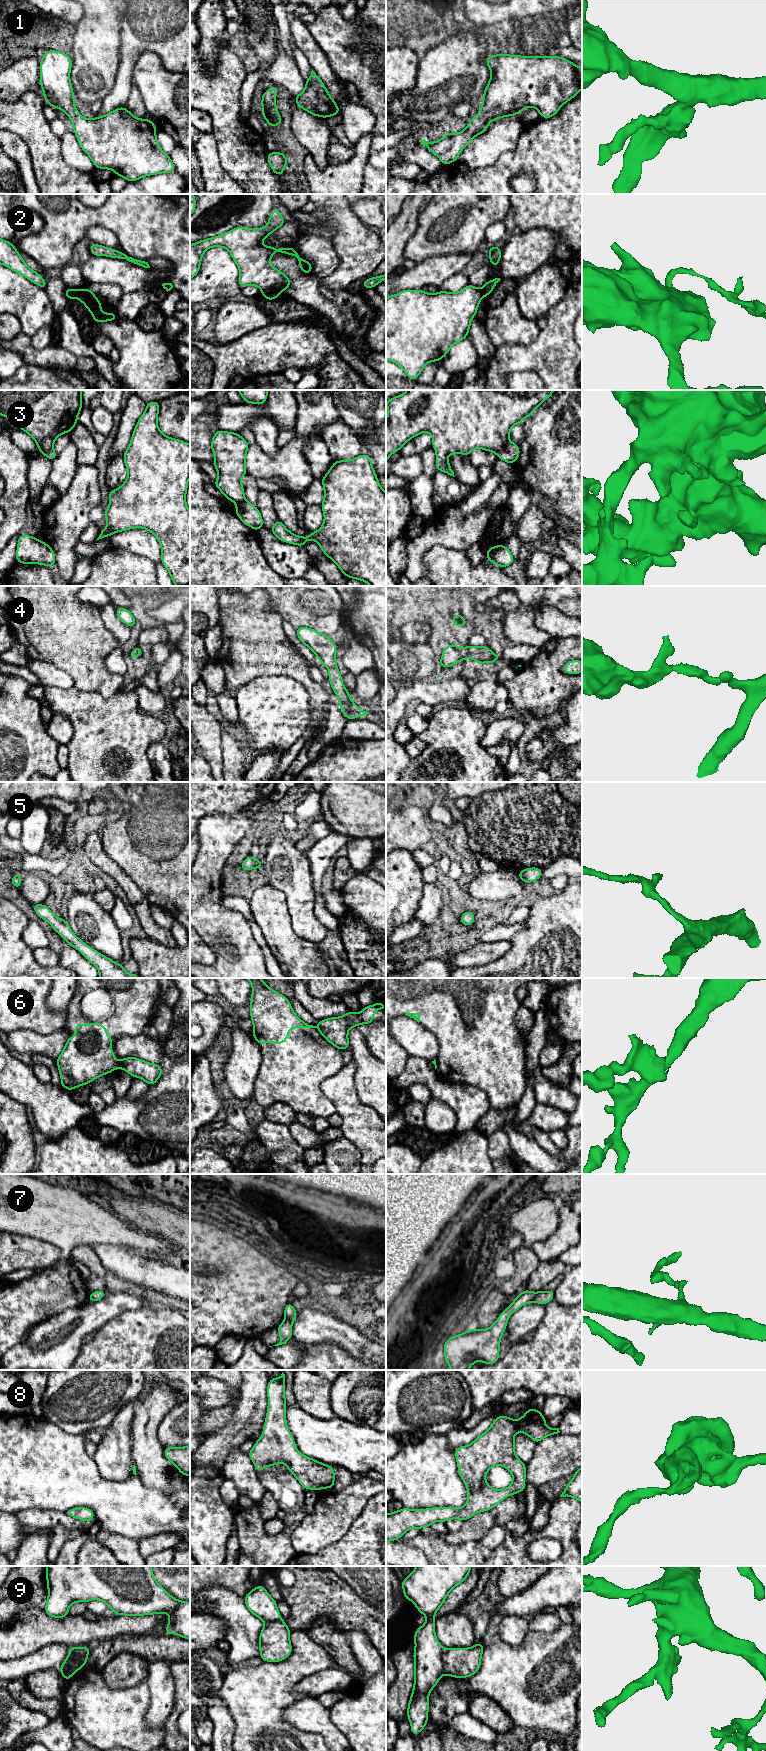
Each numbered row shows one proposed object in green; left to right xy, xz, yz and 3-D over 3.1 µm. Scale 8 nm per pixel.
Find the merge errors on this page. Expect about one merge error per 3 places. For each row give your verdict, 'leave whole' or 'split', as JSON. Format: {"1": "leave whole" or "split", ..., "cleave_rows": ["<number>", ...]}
{"1": "leave whole", "2": "split", "3": "split", "4": "leave whole", "5": "leave whole", "6": "split", "7": "split", "8": "leave whole", "9": "split", "cleave_rows": ["2", "3", "6", "7", "9"]}

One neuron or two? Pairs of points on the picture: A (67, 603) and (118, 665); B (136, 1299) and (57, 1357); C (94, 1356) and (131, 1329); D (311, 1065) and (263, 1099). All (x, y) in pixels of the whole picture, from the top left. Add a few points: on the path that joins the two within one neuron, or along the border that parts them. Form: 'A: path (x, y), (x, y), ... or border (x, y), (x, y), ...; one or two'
A: border (118, 645), (105, 657), (105, 666), (115, 674); two
B: path (116, 1303), (99, 1312), (74, 1337); one
C: path (103, 1356), (122, 1338); one
D: path (299, 1065), (275, 1087); one

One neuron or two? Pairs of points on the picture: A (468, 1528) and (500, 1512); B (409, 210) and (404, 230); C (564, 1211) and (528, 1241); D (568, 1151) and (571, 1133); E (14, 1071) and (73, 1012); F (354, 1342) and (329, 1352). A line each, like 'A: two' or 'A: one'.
A: one
B: one
C: two
D: one
E: two
F: two

